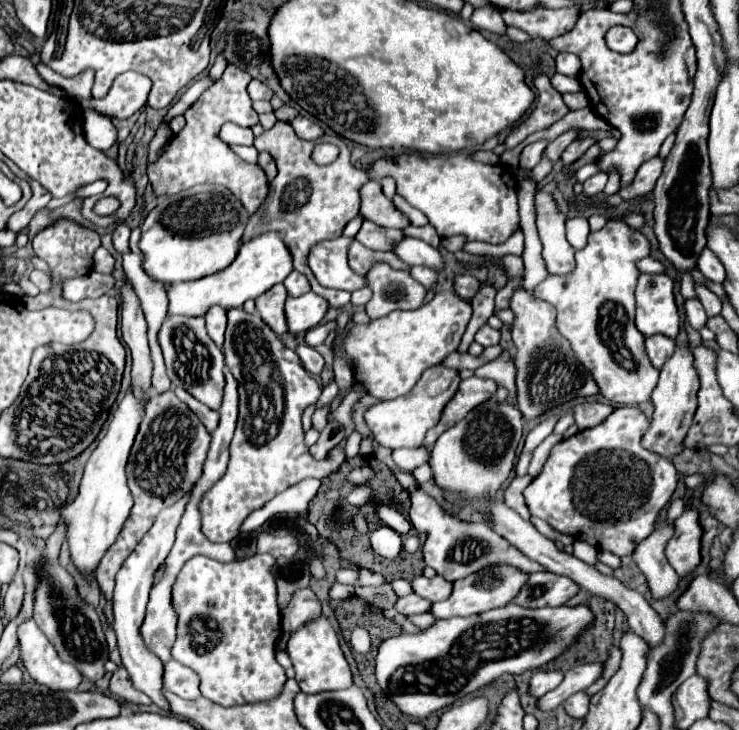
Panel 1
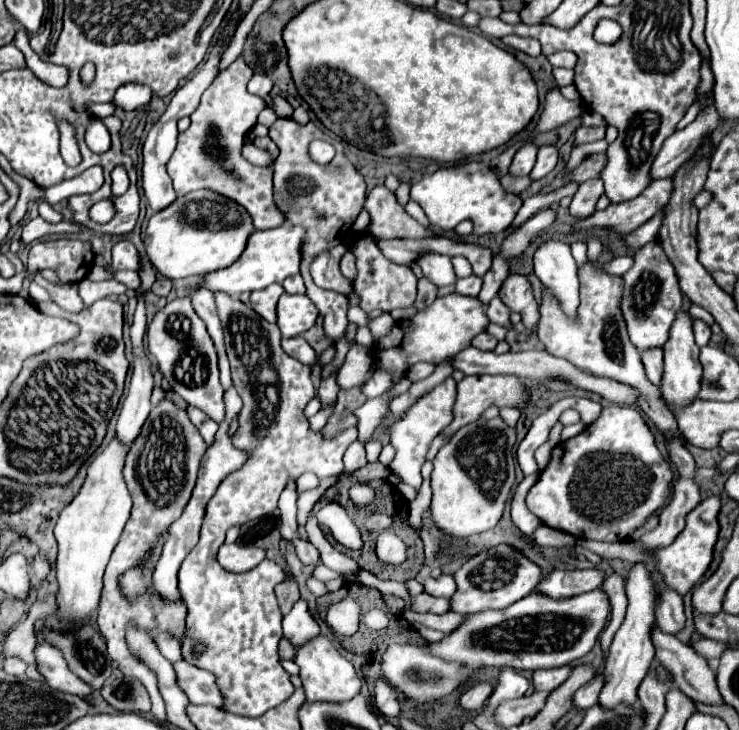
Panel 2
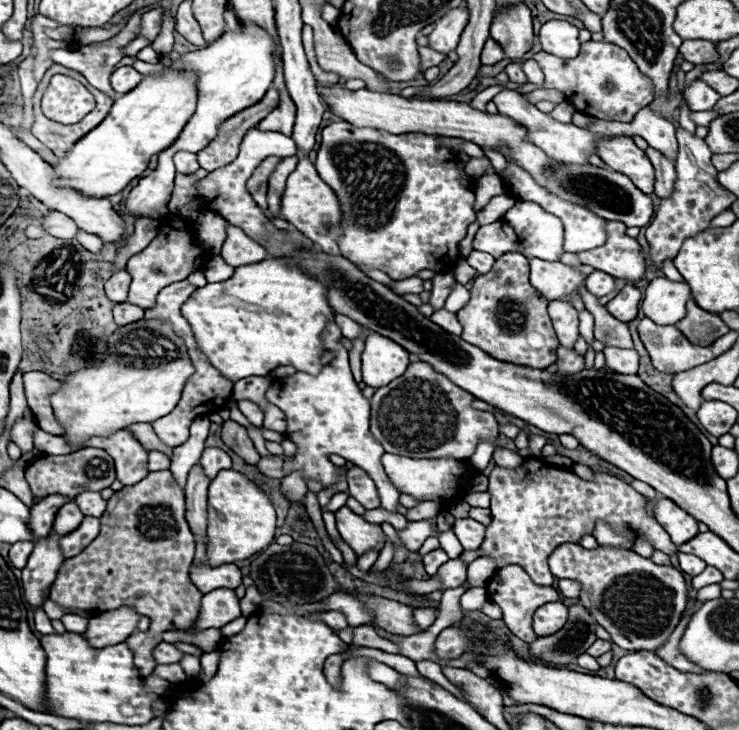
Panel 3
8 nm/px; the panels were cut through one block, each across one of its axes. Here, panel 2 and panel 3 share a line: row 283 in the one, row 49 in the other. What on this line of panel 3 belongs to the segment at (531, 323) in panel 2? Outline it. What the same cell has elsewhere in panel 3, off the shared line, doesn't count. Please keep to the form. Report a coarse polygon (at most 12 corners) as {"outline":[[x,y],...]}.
{"outline":[[520,2],[494,14],[490,36],[508,58],[532,48],[532,14]]}

